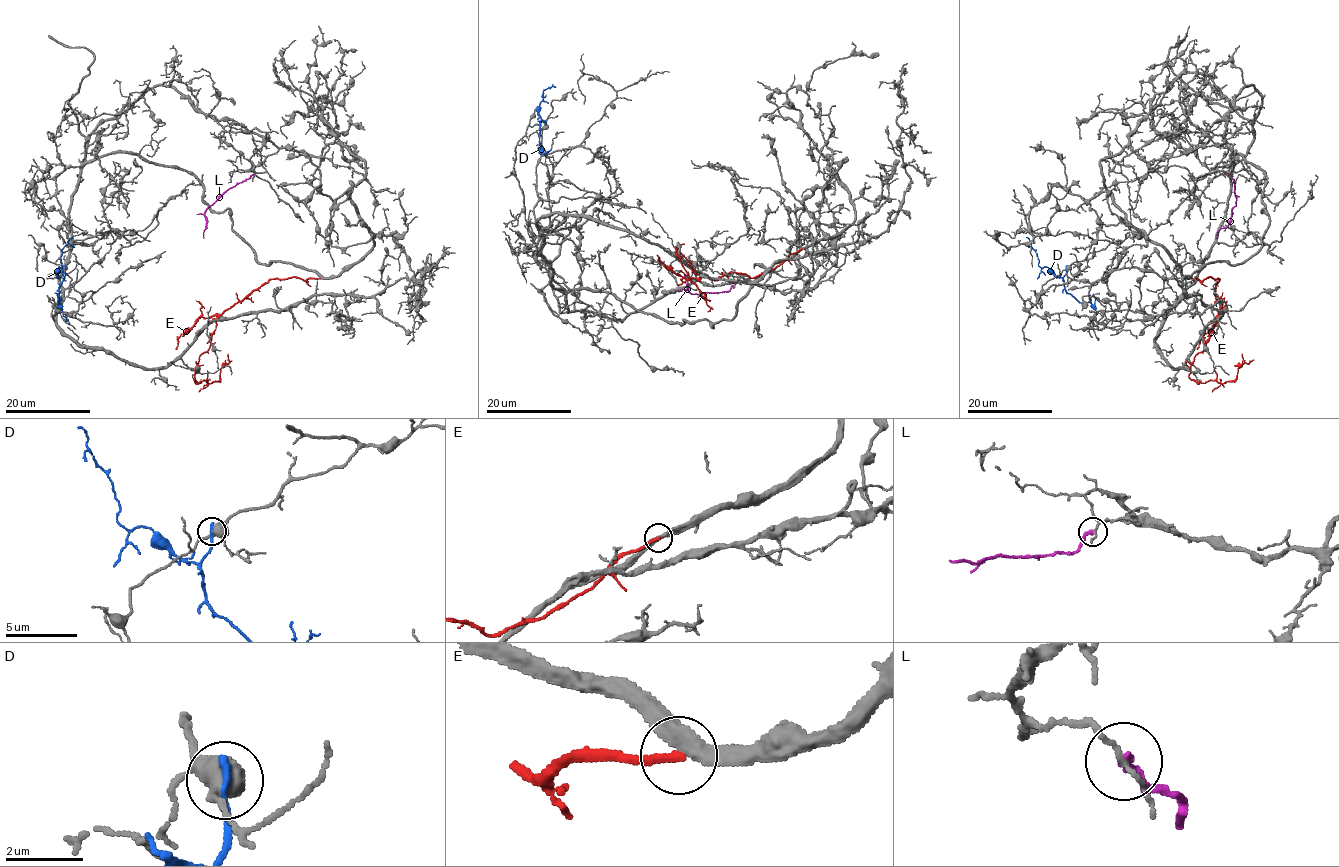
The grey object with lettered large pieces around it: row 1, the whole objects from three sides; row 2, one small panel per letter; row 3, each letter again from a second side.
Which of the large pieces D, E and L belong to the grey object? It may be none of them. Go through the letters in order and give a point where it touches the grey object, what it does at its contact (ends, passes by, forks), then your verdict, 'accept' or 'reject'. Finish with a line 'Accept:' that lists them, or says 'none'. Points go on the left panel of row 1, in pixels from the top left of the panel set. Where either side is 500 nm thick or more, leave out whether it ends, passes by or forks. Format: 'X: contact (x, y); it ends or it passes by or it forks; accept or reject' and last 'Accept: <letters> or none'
D: contact (65, 268); it ends; reject
E: contact (320, 278); it ends; reject
L: contact (253, 175); it ends; reject
Accept: none

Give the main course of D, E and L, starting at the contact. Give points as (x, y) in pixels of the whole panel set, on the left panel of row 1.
D: (64, 268), (58, 304), (70, 322)
E: (320, 278), (270, 279), (228, 308), (216, 319), (194, 379), (218, 381), (226, 360)
L: (253, 174), (229, 187), (205, 212), (204, 237)

